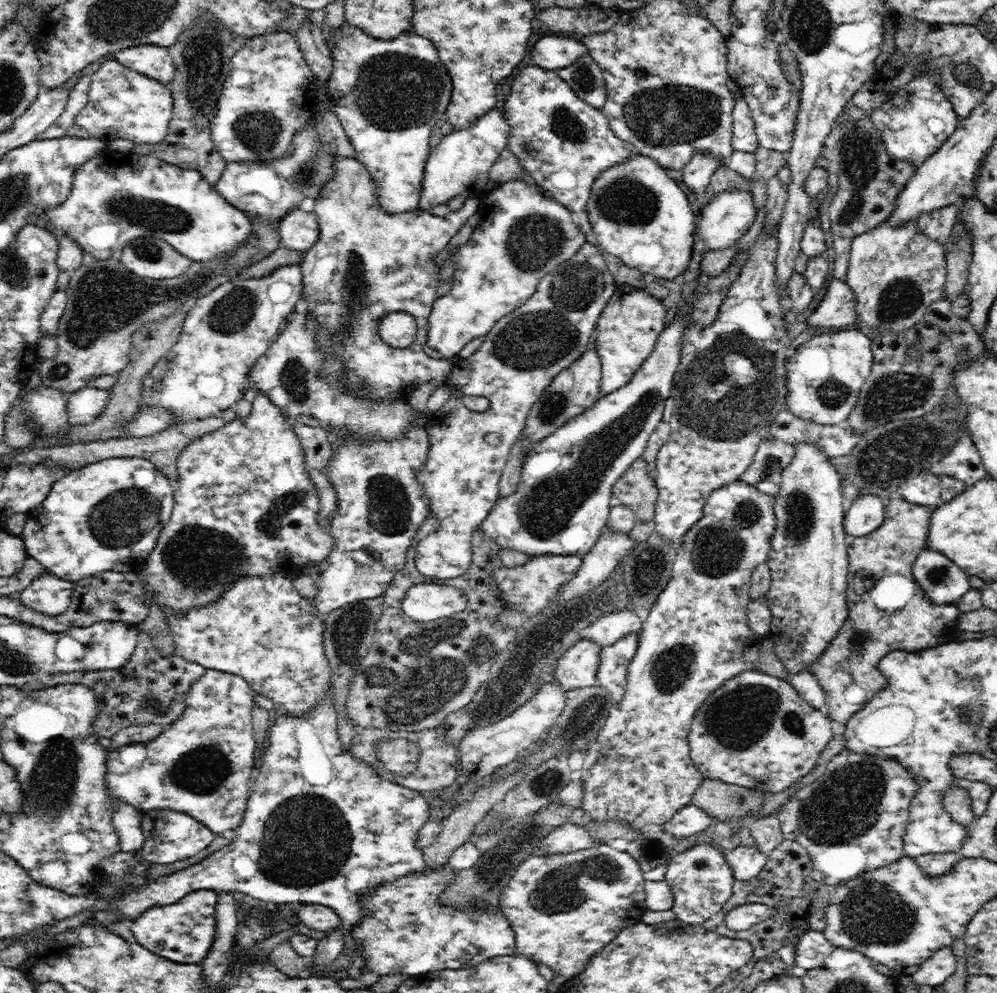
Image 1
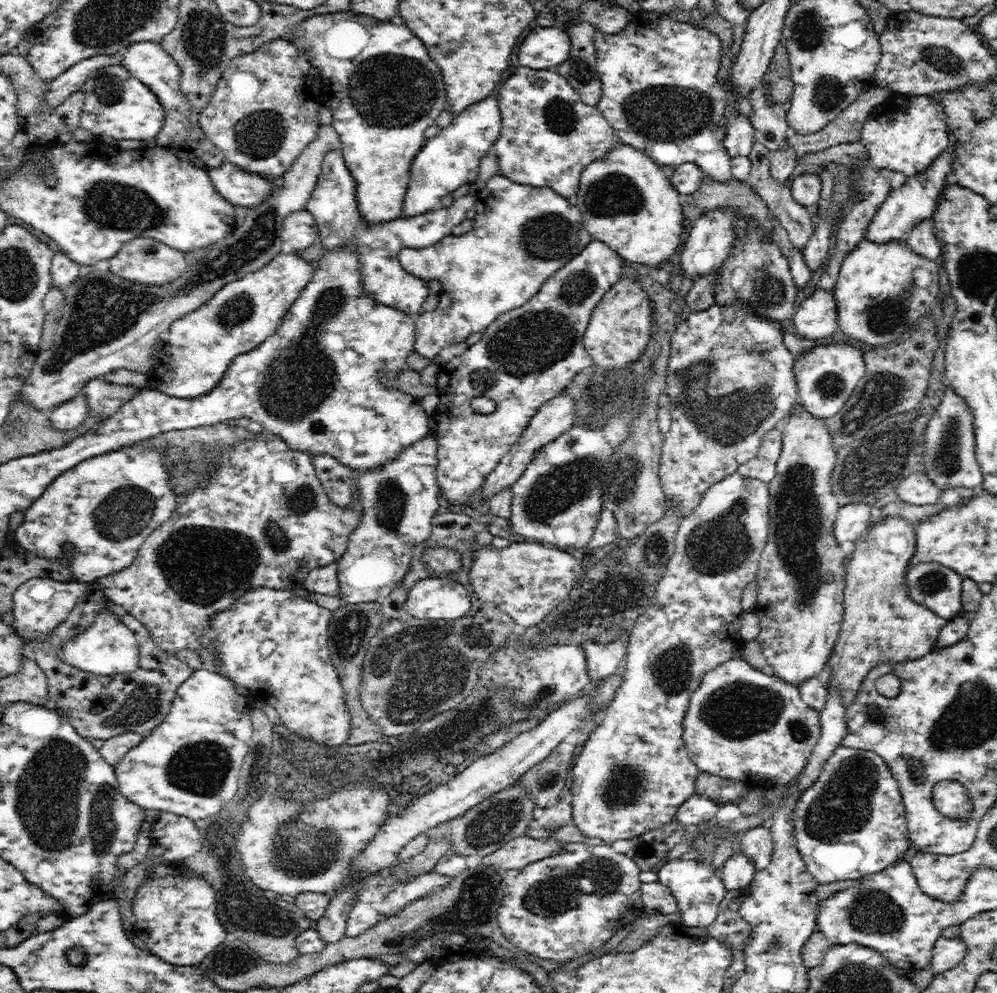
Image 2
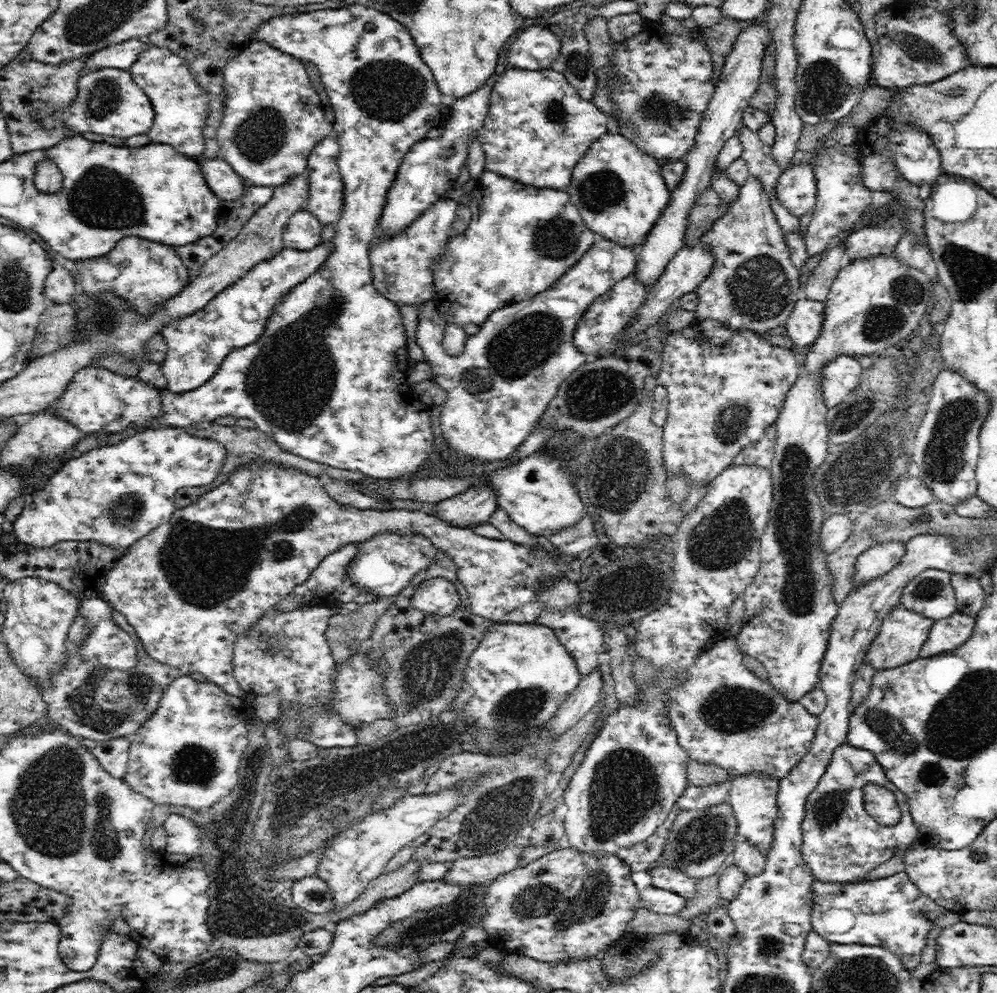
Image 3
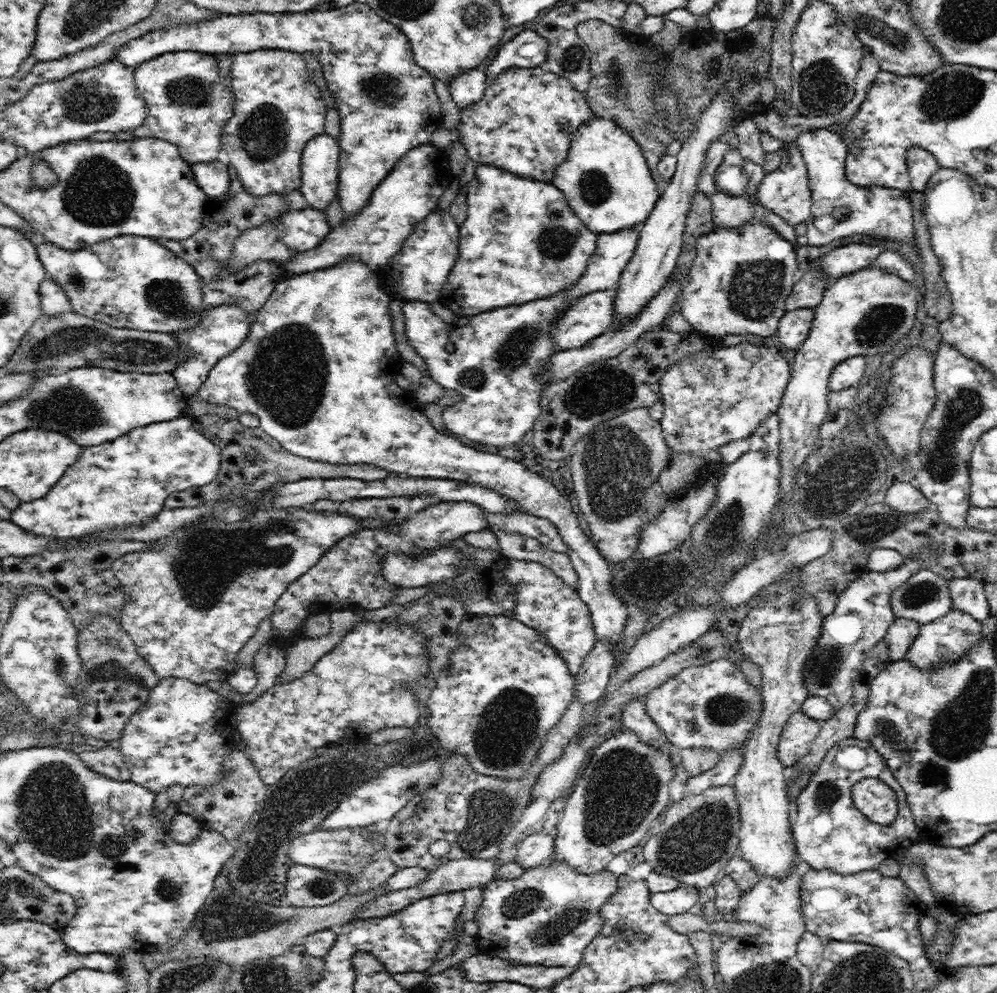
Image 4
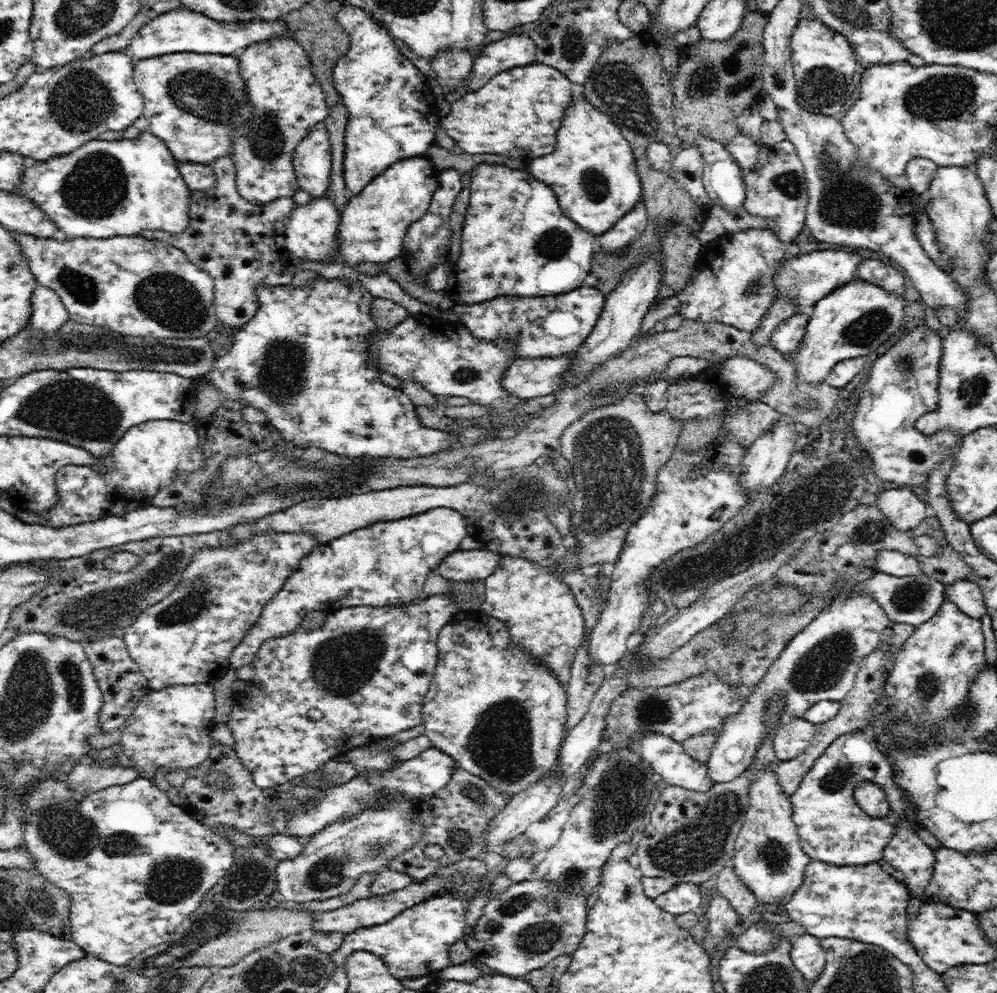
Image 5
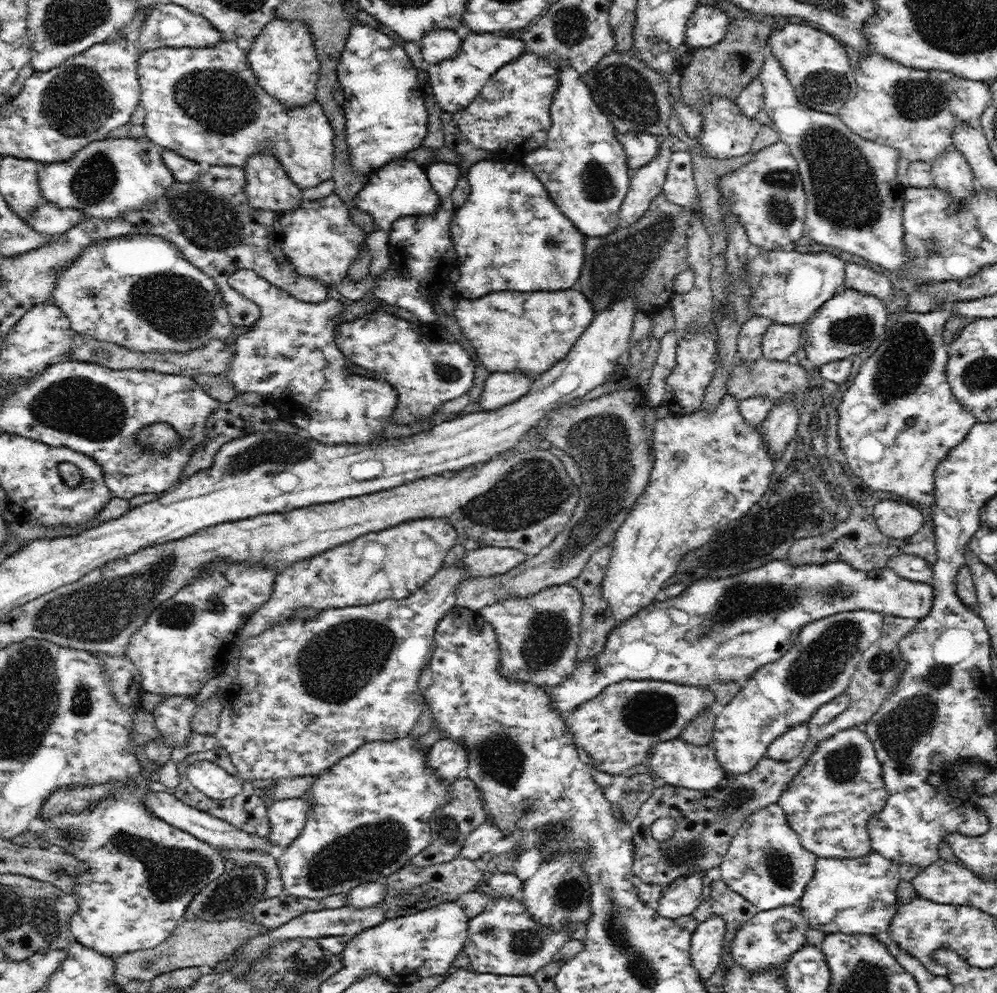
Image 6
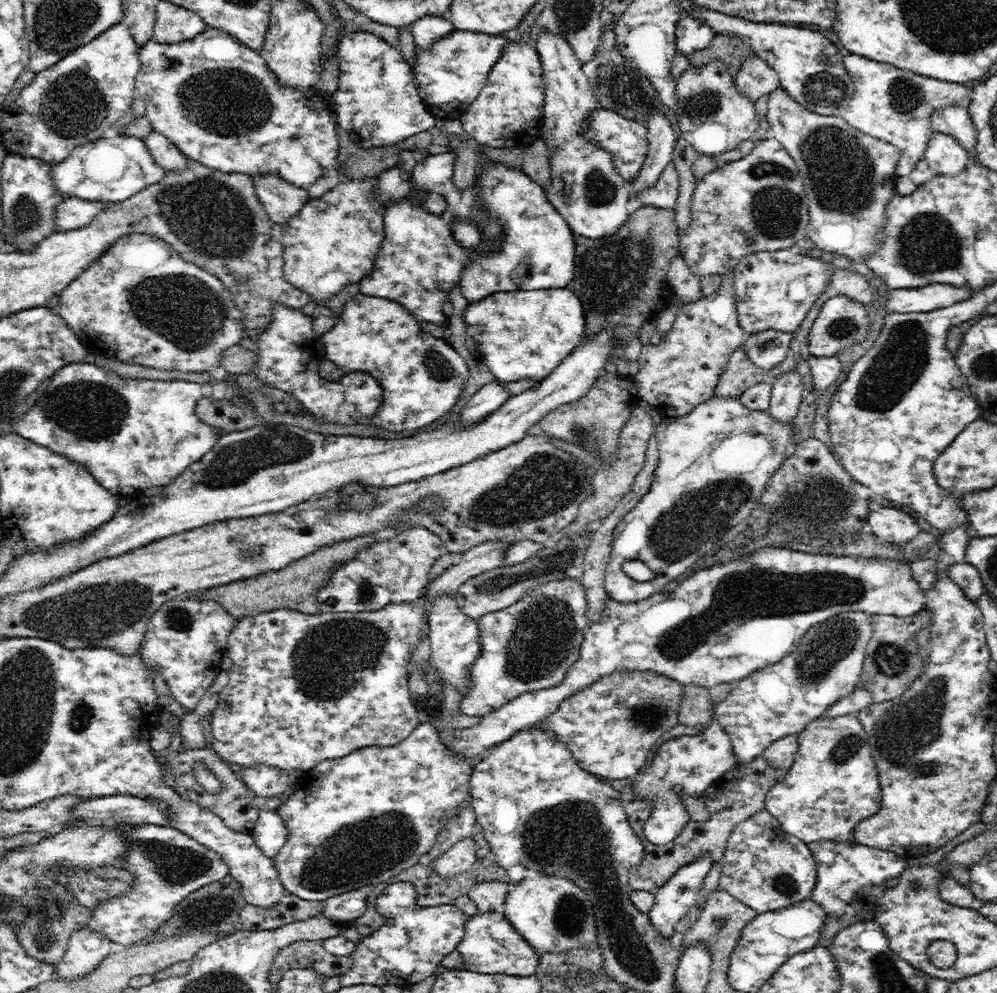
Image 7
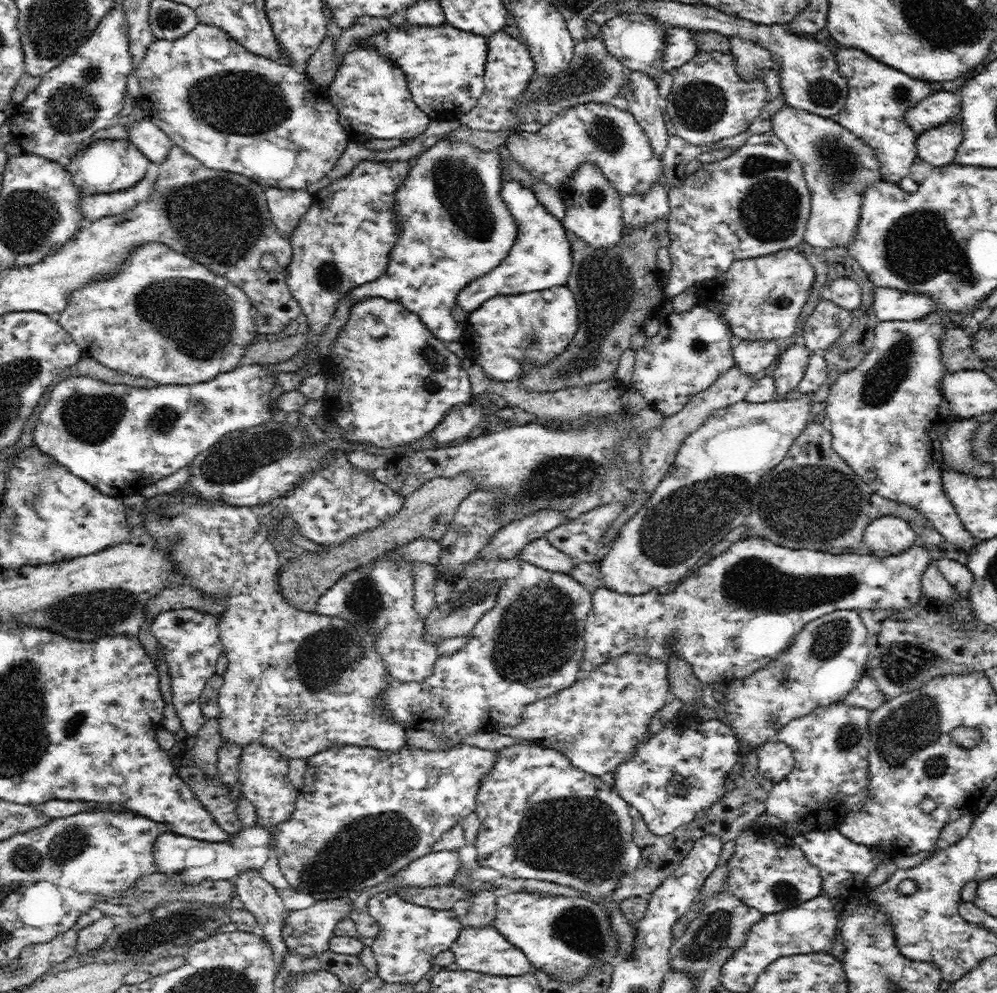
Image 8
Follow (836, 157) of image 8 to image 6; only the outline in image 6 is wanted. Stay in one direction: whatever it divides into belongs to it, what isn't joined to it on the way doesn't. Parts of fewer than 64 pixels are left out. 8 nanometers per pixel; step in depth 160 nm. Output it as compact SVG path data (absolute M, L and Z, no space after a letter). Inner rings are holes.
M772 54L766 57L759 79L764 87L763 106L770 115L771 125L795 157L803 181L807 195L804 232L818 244L840 248L897 273L904 270L910 257L906 257L904 247L903 197L906 187L897 180L898 149L854 134L839 115L807 110L797 100L792 83Z

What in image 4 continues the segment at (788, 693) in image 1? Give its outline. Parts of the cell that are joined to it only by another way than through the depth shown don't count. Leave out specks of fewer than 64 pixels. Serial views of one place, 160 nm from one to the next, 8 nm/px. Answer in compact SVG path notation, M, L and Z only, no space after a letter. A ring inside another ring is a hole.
M716 659L702 666L690 665L664 684L644 696L644 707L650 718L663 730L676 749L706 747L726 754L732 748L747 744L762 712L761 688L748 684L740 665L728 659ZM798 710L786 721L777 746L777 757L785 767L796 764L809 753L809 748L818 736L820 722Z

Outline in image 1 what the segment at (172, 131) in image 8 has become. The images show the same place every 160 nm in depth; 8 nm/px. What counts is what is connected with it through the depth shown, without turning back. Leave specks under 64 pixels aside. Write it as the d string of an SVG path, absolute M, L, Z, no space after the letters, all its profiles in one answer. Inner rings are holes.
M142 44L137 47L123 48L115 55L122 65L146 75L168 86L175 73L175 64L169 49L156 44ZM337 155L335 163L334 178L330 182L326 182L326 186L322 188L322 192L318 194L318 198L314 200L313 211L317 216L318 226L319 226L319 236L318 240L314 243L312 248L309 248L305 253L303 253L303 258L301 260L301 271L303 274L303 298L306 300L309 311L317 324L317 342L318 348L327 356L328 358L333 358L334 360L341 360L343 362L343 367L346 371L353 371L358 377L362 378L364 381L365 391L361 391L360 394L363 396L370 397L370 399L376 399L376 401L388 401L392 403L395 401L408 402L410 394L413 393L417 388L423 386L424 384L435 380L438 384L444 385L448 376L450 376L453 366L453 361L445 359L444 357L440 359L434 359L424 353L423 346L427 344L427 332L429 329L429 316L433 307L433 302L436 298L436 289L439 287L440 280L440 266L431 264L430 260L434 260L442 250L444 250L450 242L450 239L462 225L466 225L468 218L473 214L476 214L480 209L482 200L479 198L467 198L464 201L463 207L457 211L450 211L445 217L436 216L430 214L429 211L420 209L420 207L412 209L408 213L398 213L390 214L386 210L380 207L378 199L376 199L376 183L372 181L370 177L370 172L366 171L366 168L358 161L356 158L348 158L346 156ZM395 311L406 311L410 313L417 322L417 337L416 340L407 346L406 348L395 349L394 347L389 347L380 339L378 335L378 324L380 320L384 318L389 312Z

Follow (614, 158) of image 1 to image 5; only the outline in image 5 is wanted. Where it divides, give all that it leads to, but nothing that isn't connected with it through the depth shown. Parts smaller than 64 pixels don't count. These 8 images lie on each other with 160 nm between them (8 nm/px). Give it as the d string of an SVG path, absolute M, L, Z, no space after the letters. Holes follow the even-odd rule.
M534 62L499 72L475 91L464 93L451 103L451 111L441 118L441 127L463 152L501 154L520 158L525 165L538 156L554 152L556 135L564 112L573 100L571 80L548 64Z

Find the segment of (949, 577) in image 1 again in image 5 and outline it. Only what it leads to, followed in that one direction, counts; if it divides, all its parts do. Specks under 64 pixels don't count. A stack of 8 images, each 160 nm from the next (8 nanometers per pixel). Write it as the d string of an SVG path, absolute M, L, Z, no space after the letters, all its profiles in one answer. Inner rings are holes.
M874 571L868 573L862 582L856 582L856 584L845 584L843 578L838 578L830 588L830 598L826 602L826 607L833 603L834 599L845 599L858 593L872 595L893 623L906 623L915 627L928 622L936 611L940 610L942 602L946 598L945 584L931 579L924 573L918 573L916 576L897 577L885 572Z

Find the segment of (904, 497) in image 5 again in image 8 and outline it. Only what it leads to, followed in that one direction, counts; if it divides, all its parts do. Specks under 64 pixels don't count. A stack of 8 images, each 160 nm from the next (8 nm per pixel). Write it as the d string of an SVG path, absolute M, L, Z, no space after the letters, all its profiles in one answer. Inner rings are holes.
M882 516L865 528L862 544L873 550L890 552L891 555L902 553L910 548L917 538L917 529L908 521L896 516Z

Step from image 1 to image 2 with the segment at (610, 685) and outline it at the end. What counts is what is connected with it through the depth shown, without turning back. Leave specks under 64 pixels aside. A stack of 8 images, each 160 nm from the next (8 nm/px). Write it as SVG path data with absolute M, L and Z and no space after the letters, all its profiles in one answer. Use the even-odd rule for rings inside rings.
M591 639L582 642L580 646L585 651L586 672L593 684L616 673L623 673L627 656L626 639L616 639L609 643Z

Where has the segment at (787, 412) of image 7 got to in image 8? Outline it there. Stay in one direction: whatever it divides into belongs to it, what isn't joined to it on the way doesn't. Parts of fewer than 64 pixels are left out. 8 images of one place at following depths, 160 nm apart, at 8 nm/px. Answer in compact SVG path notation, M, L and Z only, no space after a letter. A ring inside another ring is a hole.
M801 341L788 347L778 356L778 367L773 378L776 386L776 400L786 399L789 392L796 391L803 380L809 363L809 350Z

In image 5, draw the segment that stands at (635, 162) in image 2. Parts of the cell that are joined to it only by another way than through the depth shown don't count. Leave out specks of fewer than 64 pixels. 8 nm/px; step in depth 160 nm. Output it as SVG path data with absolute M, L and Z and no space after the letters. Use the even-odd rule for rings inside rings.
M583 94L579 98L573 97L570 106L566 108L562 126L556 135L554 152L534 158L526 167L538 180L550 186L566 217L571 218L584 230L597 237L612 228L642 198L642 185L630 143L624 138L620 128L612 122L612 119L590 104Z

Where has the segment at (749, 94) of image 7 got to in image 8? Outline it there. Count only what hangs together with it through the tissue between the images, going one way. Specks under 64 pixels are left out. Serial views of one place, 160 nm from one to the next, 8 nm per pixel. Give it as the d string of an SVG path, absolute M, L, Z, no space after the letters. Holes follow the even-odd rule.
M740 37L728 38L742 80L756 80L772 69L772 55L767 48L752 41L742 41Z

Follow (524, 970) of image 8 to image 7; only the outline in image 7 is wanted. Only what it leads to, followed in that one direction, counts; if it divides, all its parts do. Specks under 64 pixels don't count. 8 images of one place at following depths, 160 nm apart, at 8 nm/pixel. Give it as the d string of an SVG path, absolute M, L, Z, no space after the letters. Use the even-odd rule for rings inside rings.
M496 910L477 915L466 919L465 934L457 946L464 958L463 968L491 975L534 975L541 954L510 925L505 914Z

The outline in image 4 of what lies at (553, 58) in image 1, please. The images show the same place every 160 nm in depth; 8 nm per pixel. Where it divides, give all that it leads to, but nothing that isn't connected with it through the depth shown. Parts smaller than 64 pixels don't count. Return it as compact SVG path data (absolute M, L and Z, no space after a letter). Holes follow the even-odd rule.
M524 30L505 43L493 60L488 63L486 80L488 84L498 74L514 67L534 68L542 66L546 60L548 42L534 30Z

